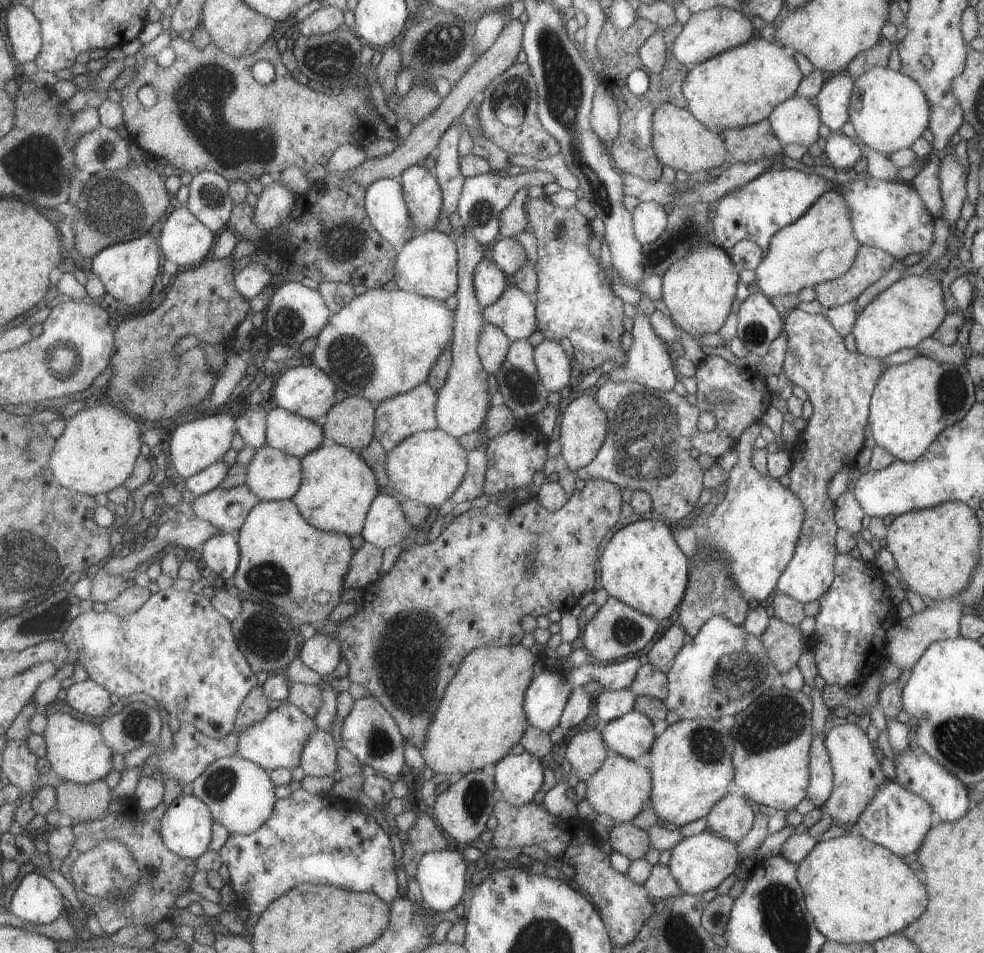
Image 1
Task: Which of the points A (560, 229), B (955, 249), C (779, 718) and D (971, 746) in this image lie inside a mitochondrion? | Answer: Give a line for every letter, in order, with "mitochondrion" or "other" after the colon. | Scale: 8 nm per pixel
A: mitochondrion
B: other
C: mitochondrion
D: mitochondrion

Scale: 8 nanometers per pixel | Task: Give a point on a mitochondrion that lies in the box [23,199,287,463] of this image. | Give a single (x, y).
(62, 358)

